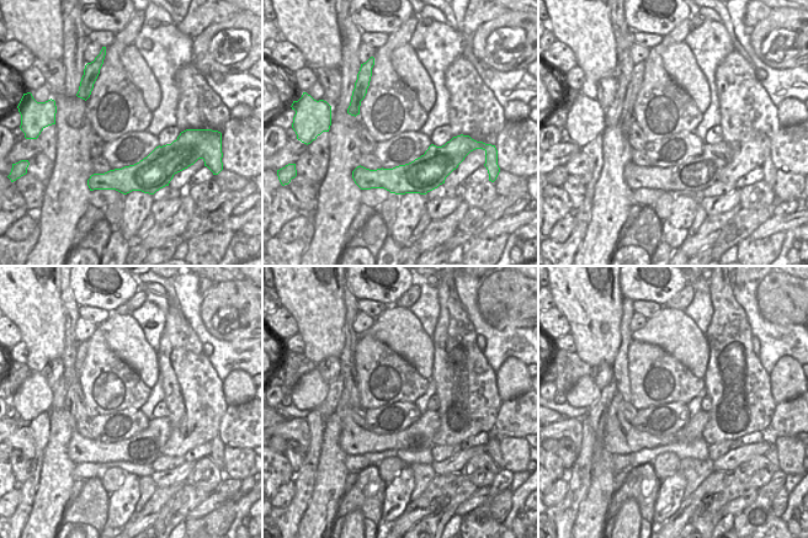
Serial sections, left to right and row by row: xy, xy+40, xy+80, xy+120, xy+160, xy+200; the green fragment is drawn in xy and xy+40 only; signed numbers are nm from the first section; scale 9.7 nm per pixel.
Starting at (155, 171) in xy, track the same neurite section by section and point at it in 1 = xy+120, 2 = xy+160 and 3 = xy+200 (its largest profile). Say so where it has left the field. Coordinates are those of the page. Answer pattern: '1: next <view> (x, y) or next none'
1: next xy+120 (143, 448)
2: next xy+160 (355, 440)
3: next xy+200 (620, 437)

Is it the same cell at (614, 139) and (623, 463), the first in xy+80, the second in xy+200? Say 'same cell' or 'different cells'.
different cells

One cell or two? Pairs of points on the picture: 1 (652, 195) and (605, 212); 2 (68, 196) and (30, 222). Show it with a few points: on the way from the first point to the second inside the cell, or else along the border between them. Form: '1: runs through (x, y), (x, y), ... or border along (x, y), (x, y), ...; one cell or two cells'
1: border along (632, 191), (632, 201), (634, 203); two cells
2: border along (36, 213), (37, 223); two cells

